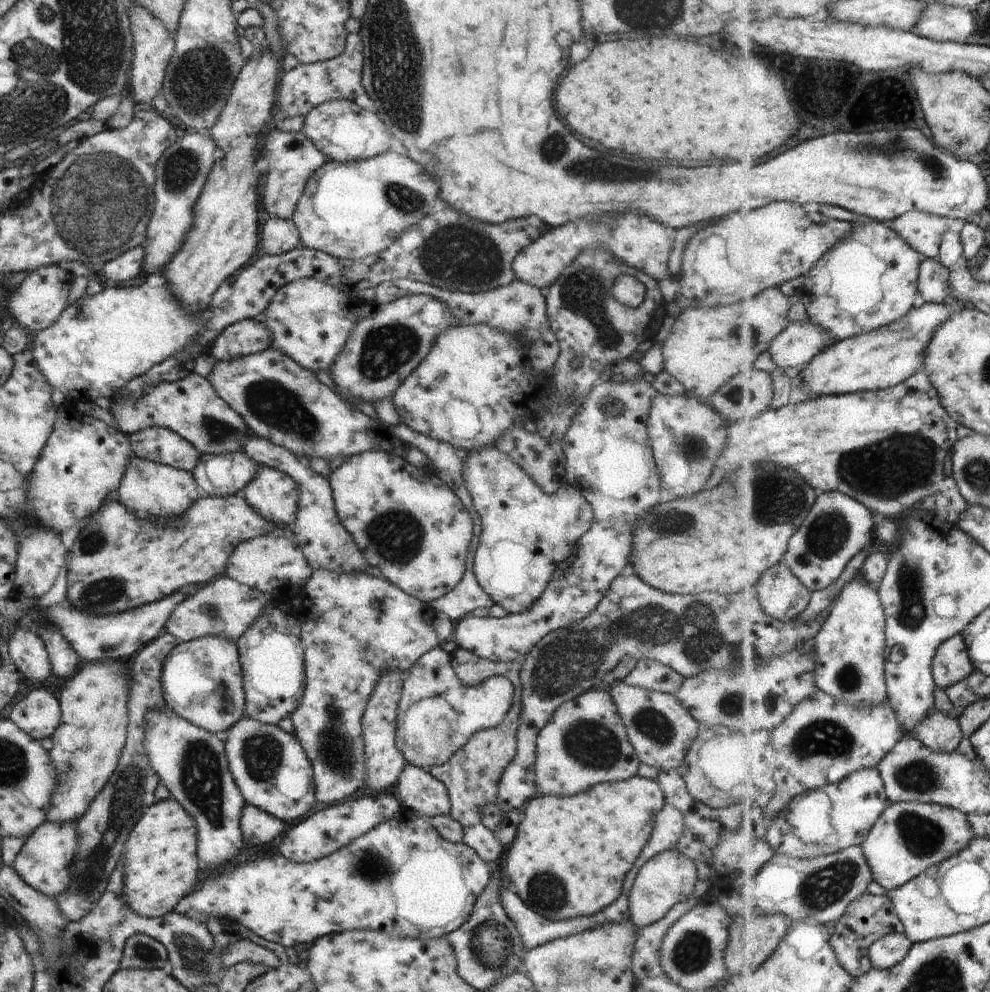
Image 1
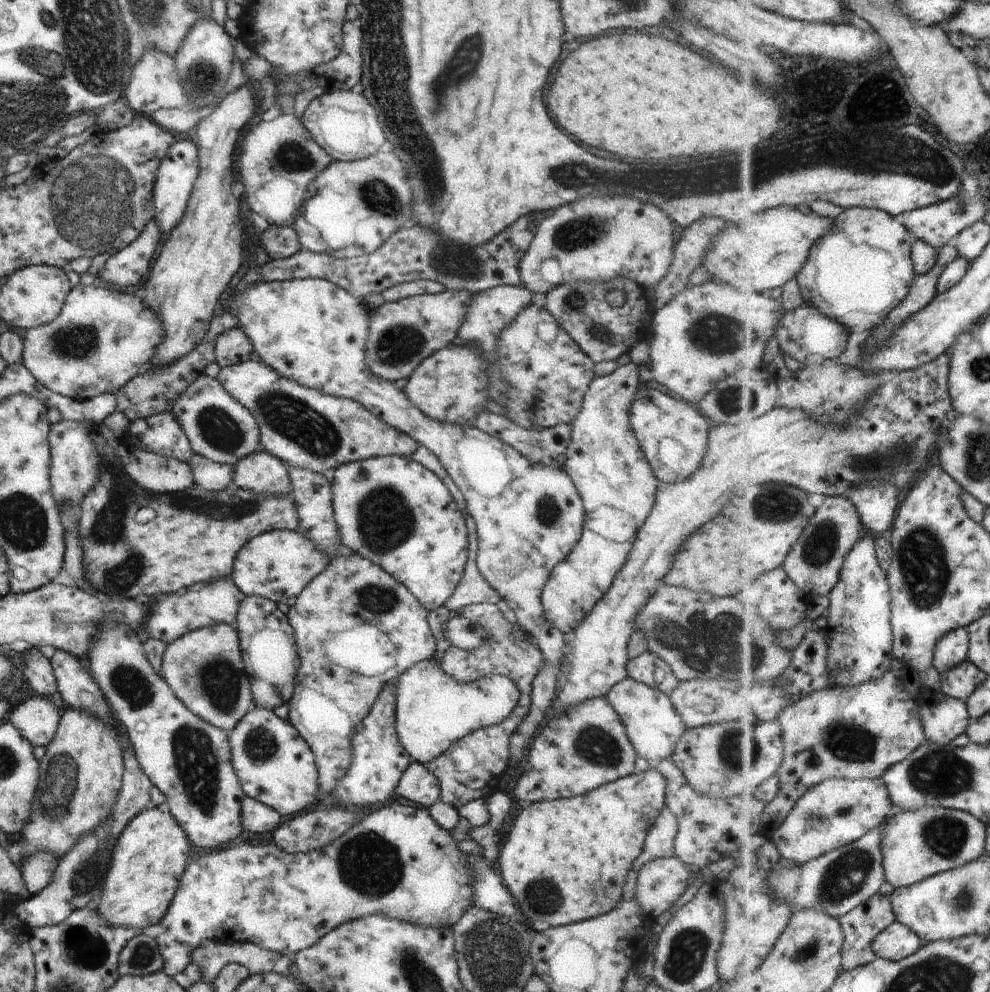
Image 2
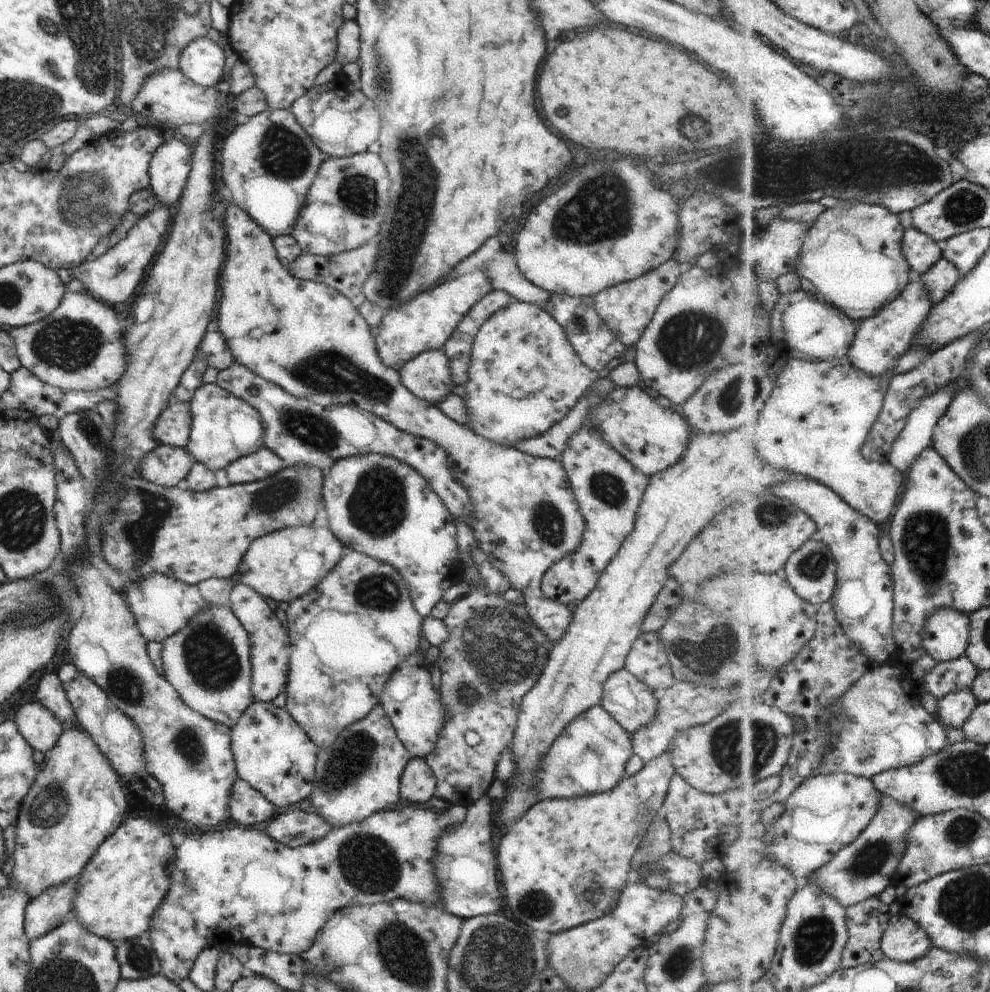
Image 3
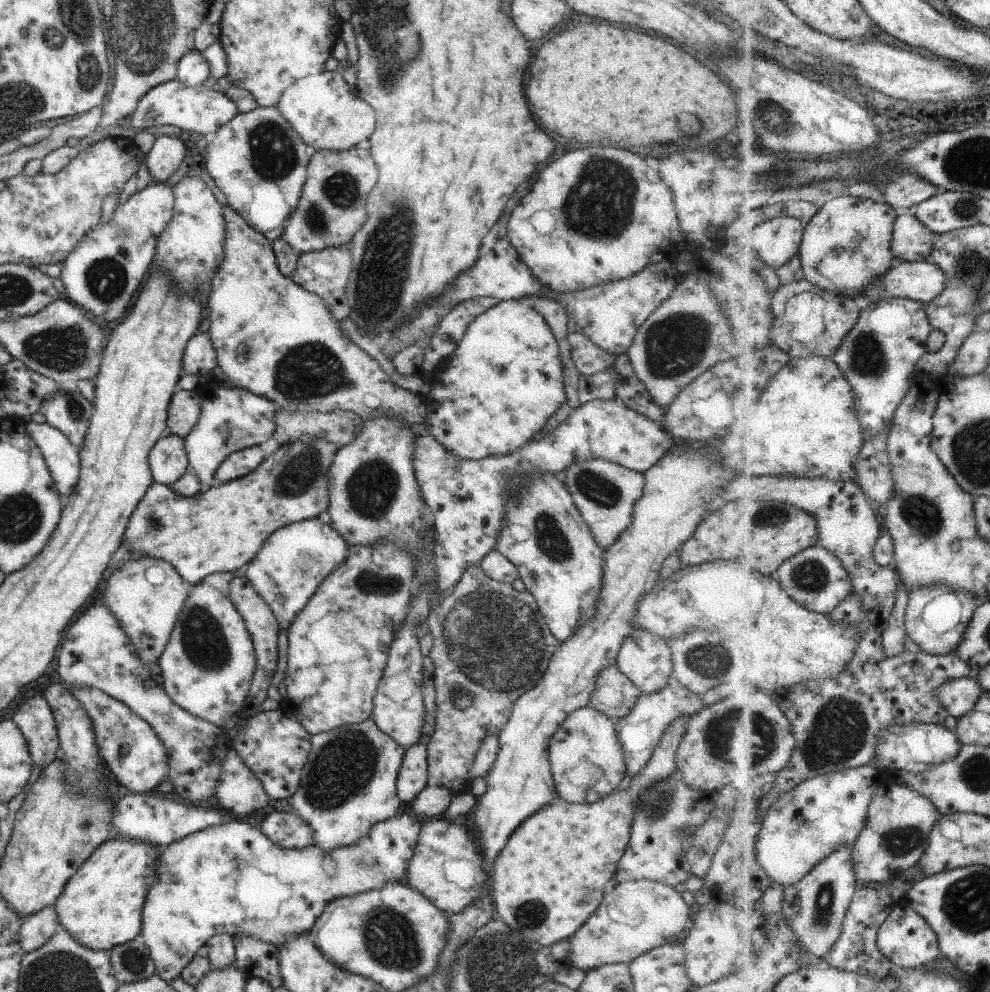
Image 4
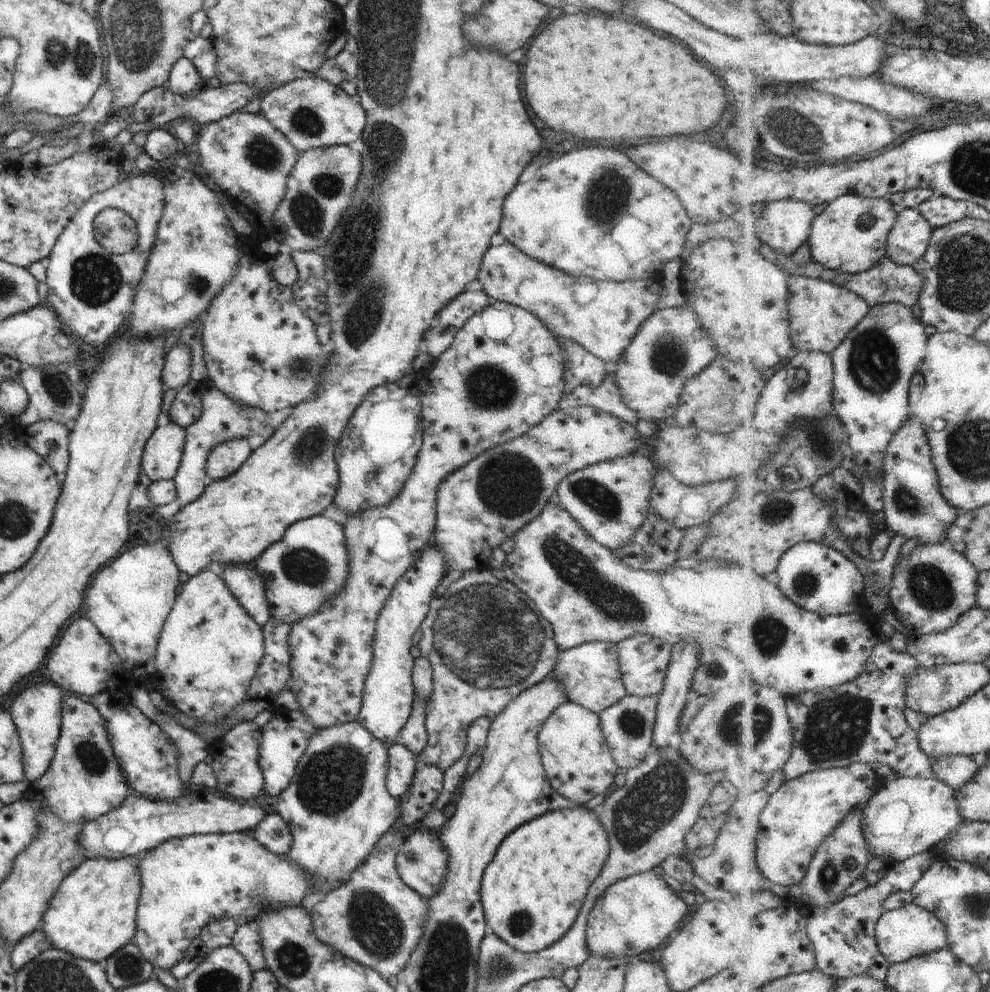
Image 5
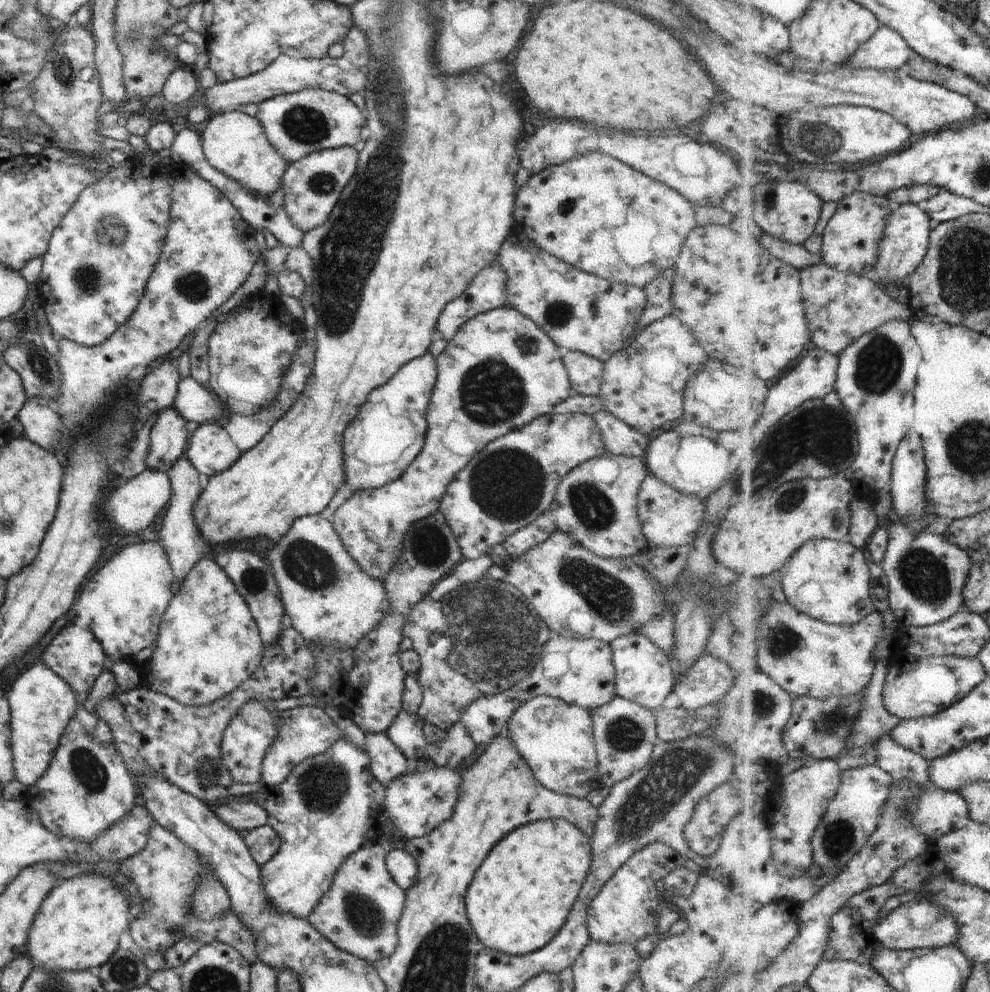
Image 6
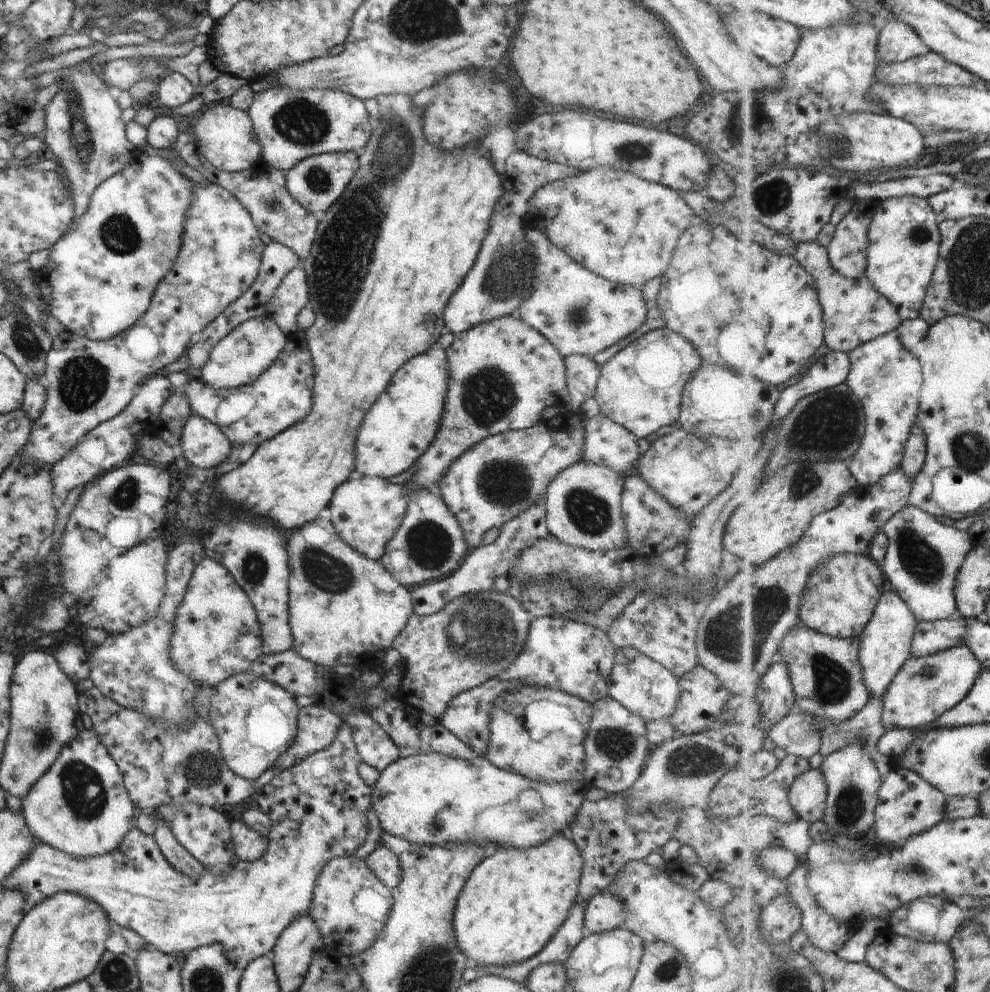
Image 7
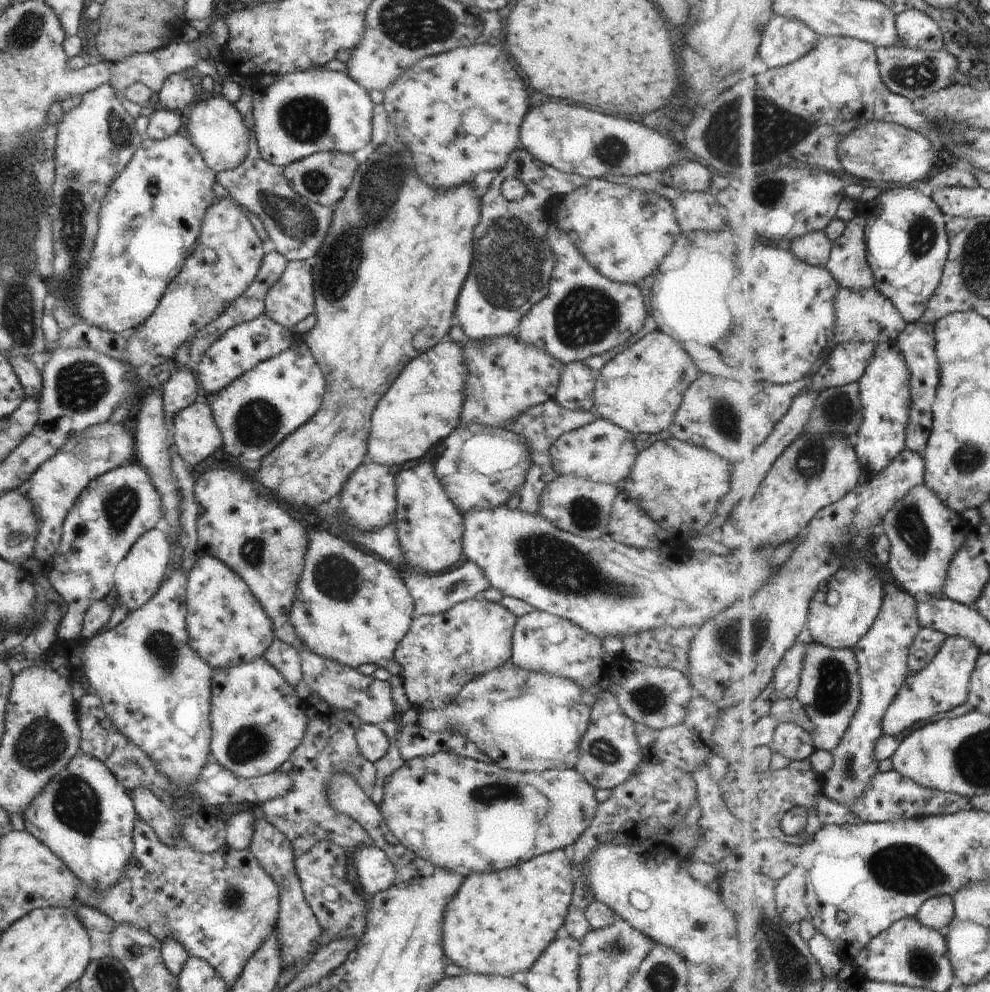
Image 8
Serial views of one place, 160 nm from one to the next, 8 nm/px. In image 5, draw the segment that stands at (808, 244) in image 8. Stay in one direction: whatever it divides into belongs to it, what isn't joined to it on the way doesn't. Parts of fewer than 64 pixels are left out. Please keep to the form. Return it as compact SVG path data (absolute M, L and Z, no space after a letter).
M791 275L790 288L791 335L799 351L832 354L872 310L872 305L862 295L850 290L847 284L806 275Z

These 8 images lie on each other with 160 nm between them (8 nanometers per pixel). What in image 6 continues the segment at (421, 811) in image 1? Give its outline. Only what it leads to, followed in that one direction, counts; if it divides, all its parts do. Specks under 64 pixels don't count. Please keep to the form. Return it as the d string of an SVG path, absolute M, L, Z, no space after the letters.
M386 733L365 735L365 751L369 756L369 770L374 778L386 788L394 779L401 777L410 770L409 760L402 754L402 751L390 740Z

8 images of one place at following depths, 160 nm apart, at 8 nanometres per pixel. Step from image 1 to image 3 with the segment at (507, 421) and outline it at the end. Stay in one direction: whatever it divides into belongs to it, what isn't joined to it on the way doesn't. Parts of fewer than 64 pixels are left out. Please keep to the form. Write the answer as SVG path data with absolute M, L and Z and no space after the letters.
M441 349L424 351L406 362L398 371L402 384L414 396L440 404L456 386L449 369L449 360Z

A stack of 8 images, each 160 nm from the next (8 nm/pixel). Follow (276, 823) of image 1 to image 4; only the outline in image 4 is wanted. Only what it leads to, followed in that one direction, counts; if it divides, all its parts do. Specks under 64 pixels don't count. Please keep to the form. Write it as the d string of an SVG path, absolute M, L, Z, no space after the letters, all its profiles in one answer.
M234 753L223 762L215 795L222 810L239 818L250 817L270 800L259 778Z

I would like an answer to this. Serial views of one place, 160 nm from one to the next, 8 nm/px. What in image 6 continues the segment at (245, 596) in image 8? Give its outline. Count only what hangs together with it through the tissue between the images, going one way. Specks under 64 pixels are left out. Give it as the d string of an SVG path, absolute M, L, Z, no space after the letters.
M202 558L192 567L192 570L186 575L186 578L177 584L176 592L173 594L168 608L164 611L163 619L159 626L156 648L152 647L149 652L151 672L147 687L154 692L169 696L171 699L178 701L184 706L201 707L202 705L217 701L233 690L236 690L258 668L264 653L264 641L261 639L258 625L252 616L251 610L248 608L244 597L236 590L234 583L228 578L228 575L224 570L216 564L215 560Z

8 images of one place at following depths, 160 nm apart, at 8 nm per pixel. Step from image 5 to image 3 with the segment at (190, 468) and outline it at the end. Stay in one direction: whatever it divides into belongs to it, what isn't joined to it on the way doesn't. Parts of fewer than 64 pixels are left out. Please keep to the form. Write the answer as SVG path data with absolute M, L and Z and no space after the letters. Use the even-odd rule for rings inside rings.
M202 383L196 388L189 400L189 411L191 412L191 427L188 450L192 453L194 460L206 465L211 471L216 472L220 468L227 468L235 460L255 453L263 446L265 428L260 413L252 408L252 405L220 388L216 383ZM234 422L240 422L246 426L246 432L238 430L238 438L246 440L246 448L238 450L238 446L234 444L234 436L230 432L230 426ZM250 432L254 432L254 438Z

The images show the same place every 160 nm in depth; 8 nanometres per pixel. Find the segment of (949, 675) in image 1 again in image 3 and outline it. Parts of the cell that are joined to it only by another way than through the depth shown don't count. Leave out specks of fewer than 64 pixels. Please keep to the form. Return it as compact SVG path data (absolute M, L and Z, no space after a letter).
M943 608L928 619L927 632L924 633L923 646L938 662L954 661L967 654L971 646L972 621L971 617L956 609Z

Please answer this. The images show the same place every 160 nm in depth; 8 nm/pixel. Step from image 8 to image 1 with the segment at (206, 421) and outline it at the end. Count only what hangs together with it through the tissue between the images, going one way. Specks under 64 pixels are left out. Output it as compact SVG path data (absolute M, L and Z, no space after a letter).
M262 464L258 466L256 476L244 489L244 500L276 527L292 526L298 512L299 488L296 481L275 468Z

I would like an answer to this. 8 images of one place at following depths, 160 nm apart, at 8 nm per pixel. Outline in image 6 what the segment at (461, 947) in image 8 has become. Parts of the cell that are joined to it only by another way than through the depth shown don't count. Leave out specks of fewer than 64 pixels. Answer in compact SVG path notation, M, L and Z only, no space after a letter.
M542 819L509 832L476 870L465 896L467 915L484 947L525 955L548 945L564 926L588 876L592 847L575 824Z

